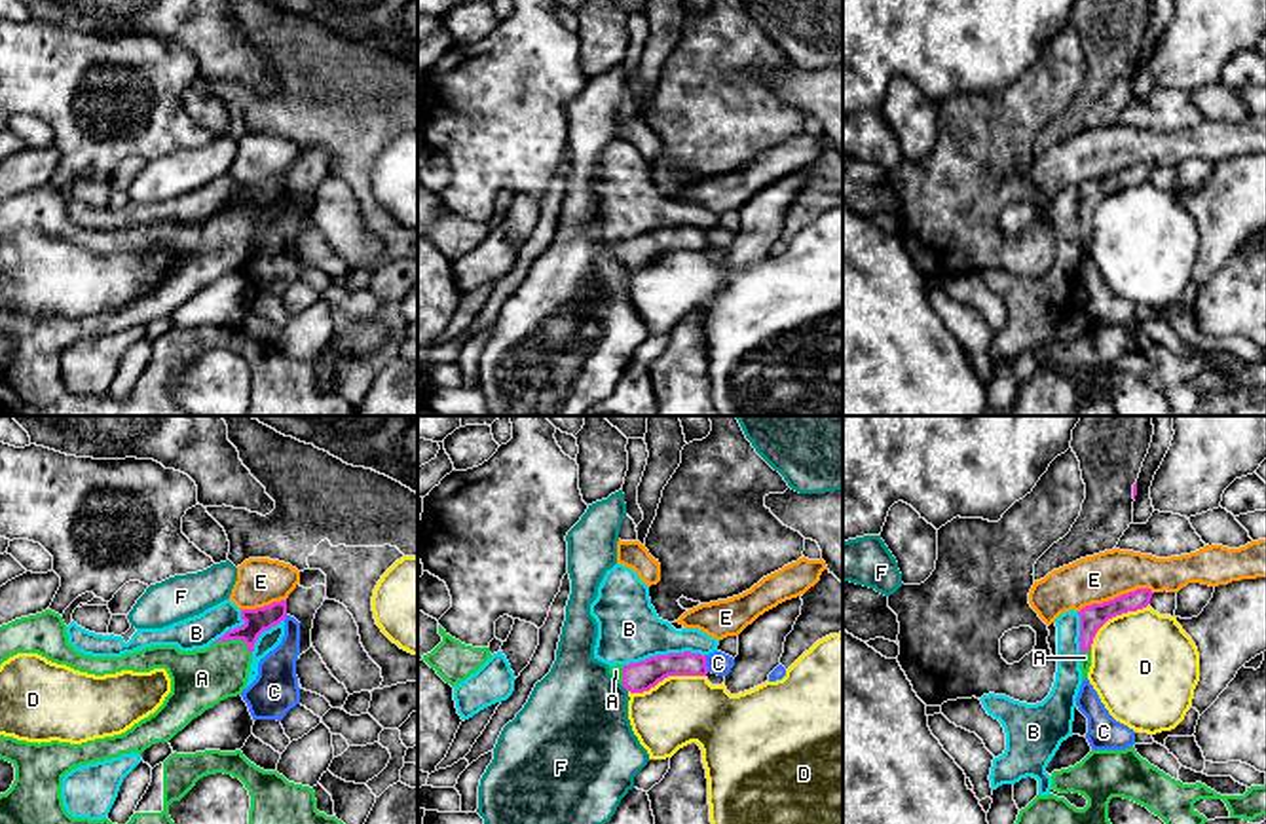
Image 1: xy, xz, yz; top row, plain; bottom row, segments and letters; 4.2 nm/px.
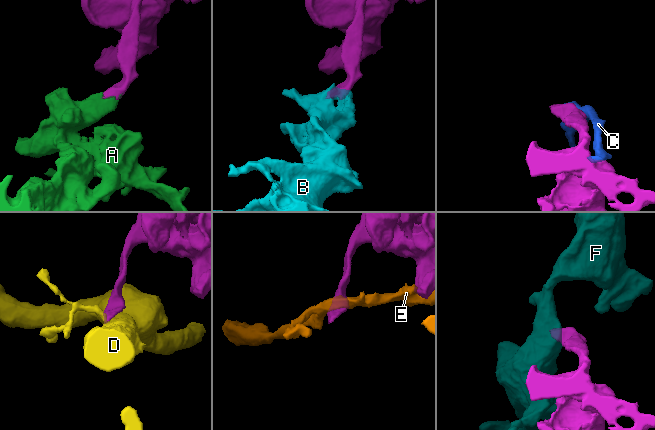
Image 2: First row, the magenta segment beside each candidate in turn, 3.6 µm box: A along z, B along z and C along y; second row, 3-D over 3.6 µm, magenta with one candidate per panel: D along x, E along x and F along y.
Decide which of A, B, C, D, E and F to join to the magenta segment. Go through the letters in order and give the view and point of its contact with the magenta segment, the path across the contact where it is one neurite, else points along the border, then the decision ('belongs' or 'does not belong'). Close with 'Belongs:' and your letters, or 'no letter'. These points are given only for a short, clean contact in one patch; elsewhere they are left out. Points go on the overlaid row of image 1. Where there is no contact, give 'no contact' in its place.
A: xy (234, 638) | across xy (257, 621), (234, 638), (202, 678) | belongs
B: xz (665, 655) | along xz (705, 654), (669, 652), (625, 665) | does not belong
C: xz (705, 663) | does not belong
D: xz (667, 676) | along xz (705, 674), (669, 674), (648, 690), (629, 692) | does not belong
E: yz (1115, 599) | does not belong
F: xz (623, 686) | along xz (619, 684), (627, 692) | does not belong
Belongs: A

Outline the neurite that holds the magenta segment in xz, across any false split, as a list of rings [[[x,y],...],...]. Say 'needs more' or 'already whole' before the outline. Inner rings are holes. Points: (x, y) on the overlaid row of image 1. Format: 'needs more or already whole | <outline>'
needs more | [[[668,653],[640,663],[609,666],[611,678],[630,693],[643,693],[668,676],[706,676],[706,655]]]

